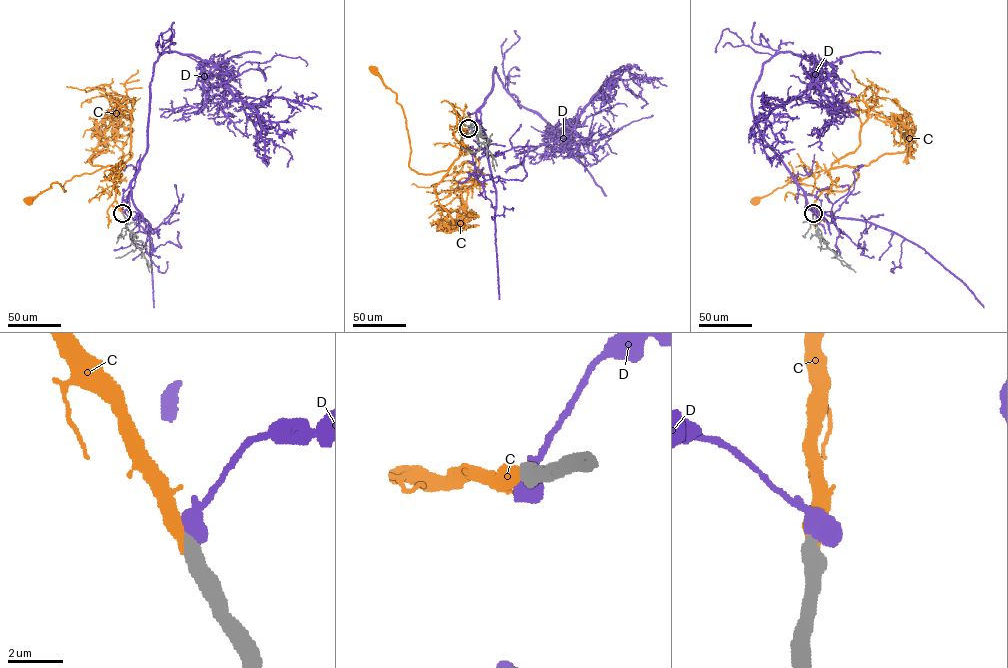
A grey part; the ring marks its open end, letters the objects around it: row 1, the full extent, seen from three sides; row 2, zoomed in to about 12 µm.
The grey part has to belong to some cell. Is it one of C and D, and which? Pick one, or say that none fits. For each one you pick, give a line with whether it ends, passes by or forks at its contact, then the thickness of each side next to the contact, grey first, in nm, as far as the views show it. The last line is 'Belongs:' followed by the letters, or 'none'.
C: it ends there; 600 nm thick on the grey side, 500 nm on the other
Belongs: C

